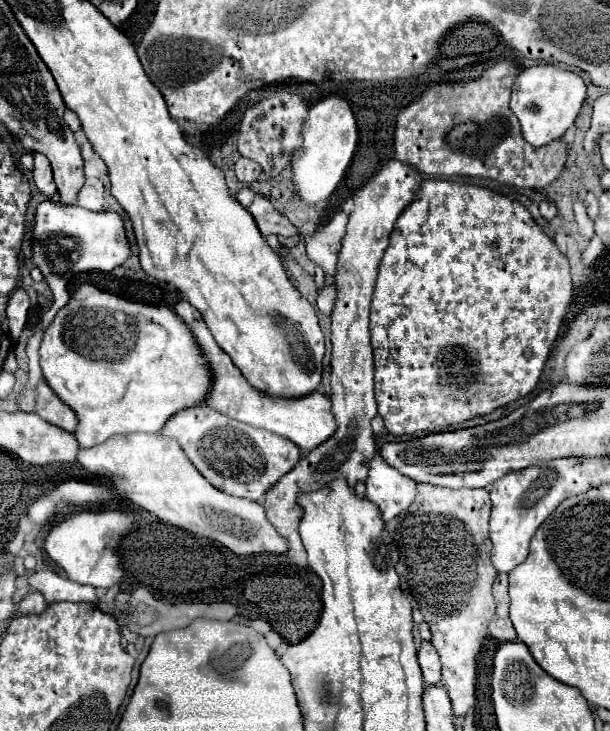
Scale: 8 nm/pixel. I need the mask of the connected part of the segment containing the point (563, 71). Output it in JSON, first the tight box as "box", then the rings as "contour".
{"box":[510,65,586,147],"contour":[[[534,65],[524,67],[514,81],[510,109],[522,125],[524,139],[542,147],[550,141],[562,137],[570,125],[574,125],[584,101],[586,101],[586,83],[578,73],[568,71],[564,65]]]}

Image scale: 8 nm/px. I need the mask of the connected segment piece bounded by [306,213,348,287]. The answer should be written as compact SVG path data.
M336 213L326 227L306 237L308 257L318 267L324 269L326 285L330 287L336 287L334 279L336 279L336 267L338 267L338 251L342 247L346 225L348 225L348 213Z

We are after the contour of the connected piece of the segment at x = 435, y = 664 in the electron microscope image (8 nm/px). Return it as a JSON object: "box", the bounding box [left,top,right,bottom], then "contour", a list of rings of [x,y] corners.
{"box":[418,641,440,685],"contour":[[[422,641],[418,649],[418,663],[424,675],[426,685],[436,685],[440,683],[440,659],[436,649],[432,647],[430,641]]]}

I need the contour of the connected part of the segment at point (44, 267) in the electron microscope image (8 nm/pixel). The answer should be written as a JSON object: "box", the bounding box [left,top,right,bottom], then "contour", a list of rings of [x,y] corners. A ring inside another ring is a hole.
{"box":[32,199,130,331],"contour":[[[50,199],[40,201],[32,227],[32,263],[42,271],[44,281],[52,289],[54,303],[42,316],[42,331],[54,319],[60,307],[68,303],[68,281],[80,271],[112,271],[130,255],[124,235],[122,217],[116,211],[88,211],[74,205],[60,205]]]}

